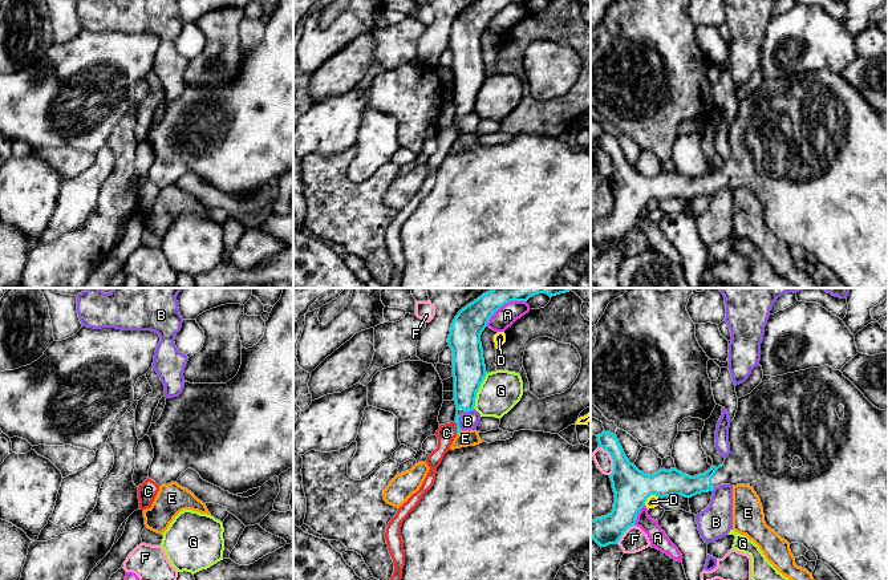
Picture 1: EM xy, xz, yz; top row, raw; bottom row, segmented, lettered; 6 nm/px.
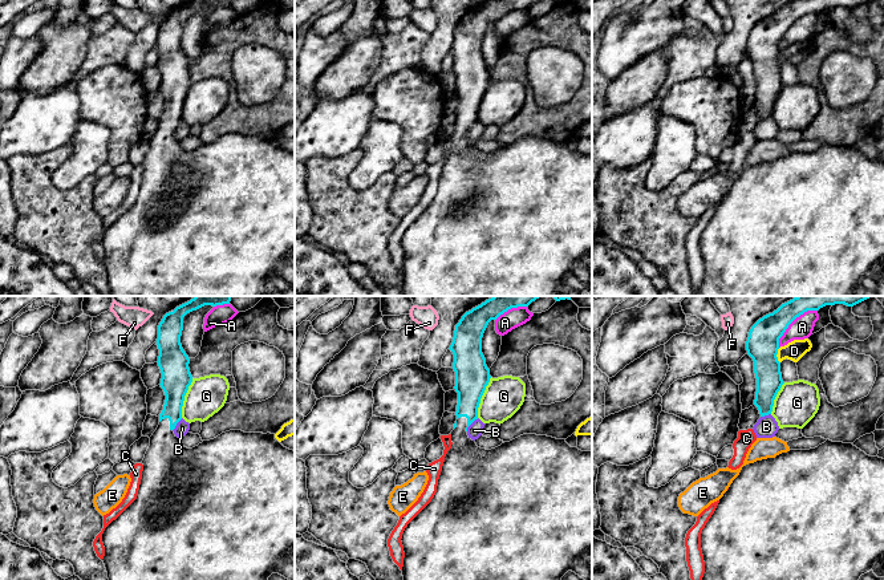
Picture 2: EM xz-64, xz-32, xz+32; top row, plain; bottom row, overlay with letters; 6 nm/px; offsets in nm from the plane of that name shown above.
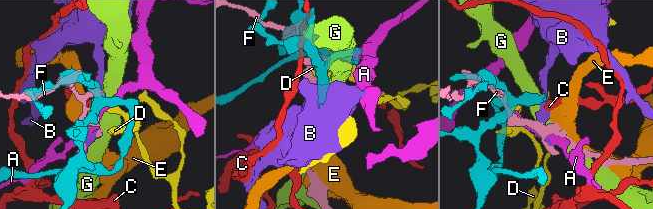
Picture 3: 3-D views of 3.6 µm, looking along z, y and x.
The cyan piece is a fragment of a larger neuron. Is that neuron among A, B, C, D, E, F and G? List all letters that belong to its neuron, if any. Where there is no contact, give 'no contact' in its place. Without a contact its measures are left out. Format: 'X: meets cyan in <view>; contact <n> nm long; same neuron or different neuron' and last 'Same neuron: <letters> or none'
A: meets cyan in yz; contact 140 nm long; different neuron
B: meets cyan in xz; contact 80 nm long; different neuron
C: meets cyan in xz; contact 80 nm long; different neuron
D: meets cyan in yz; contact 110 nm long; different neuron
E: meets cyan in xz; contact 40 nm long; different neuron
F: meets cyan in yz; contact 160 nm long; different neuron
G: meets cyan in xz; contact 240 nm long; different neuron
Same neuron: none

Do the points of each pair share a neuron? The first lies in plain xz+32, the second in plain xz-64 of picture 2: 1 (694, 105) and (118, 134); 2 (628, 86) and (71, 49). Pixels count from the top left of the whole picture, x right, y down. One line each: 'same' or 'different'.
1: same
2: same

